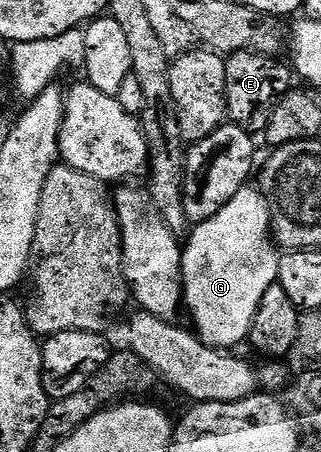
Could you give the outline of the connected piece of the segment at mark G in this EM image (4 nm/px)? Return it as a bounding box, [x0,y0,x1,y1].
[184,184,278,348]

